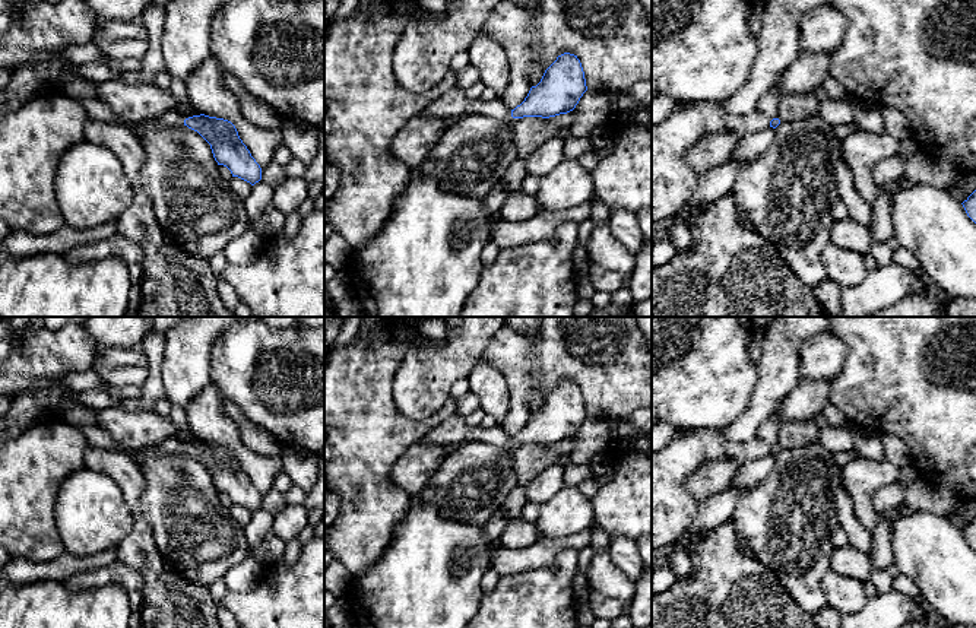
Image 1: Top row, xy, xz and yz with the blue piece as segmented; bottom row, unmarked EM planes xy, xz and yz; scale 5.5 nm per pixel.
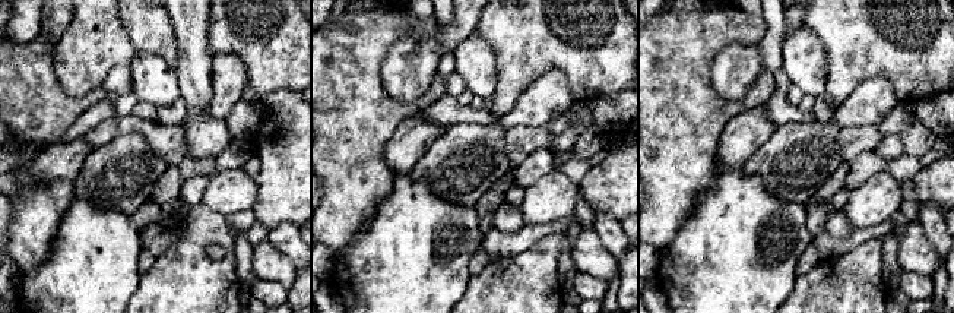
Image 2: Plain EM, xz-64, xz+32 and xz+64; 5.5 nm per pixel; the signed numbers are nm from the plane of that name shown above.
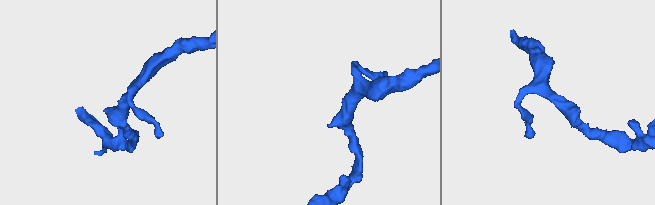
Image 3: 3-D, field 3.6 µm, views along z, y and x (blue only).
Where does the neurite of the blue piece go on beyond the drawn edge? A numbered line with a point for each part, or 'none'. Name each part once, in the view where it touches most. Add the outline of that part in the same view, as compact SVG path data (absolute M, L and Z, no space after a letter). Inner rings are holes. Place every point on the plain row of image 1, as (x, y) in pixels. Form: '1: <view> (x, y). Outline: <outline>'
1: xz (455, 428). Outline: M453 415L443 424L431 429L424 438L427 444L450 444L454 441L481 441L495 447L511 447L511 437L508 437L498 424L494 428L485 429L481 425L469 426L465 416Z

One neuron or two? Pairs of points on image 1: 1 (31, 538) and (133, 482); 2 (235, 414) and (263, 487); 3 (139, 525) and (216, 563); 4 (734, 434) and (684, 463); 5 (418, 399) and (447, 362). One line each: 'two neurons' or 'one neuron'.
1: two neurons
2: two neurons
3: two neurons
4: two neurons
5: one neuron

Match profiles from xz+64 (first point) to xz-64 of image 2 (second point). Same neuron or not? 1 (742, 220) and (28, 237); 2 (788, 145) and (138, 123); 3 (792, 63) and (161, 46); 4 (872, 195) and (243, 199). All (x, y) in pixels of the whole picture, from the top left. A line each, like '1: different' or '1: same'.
1: different
2: different
3: different
4: same

